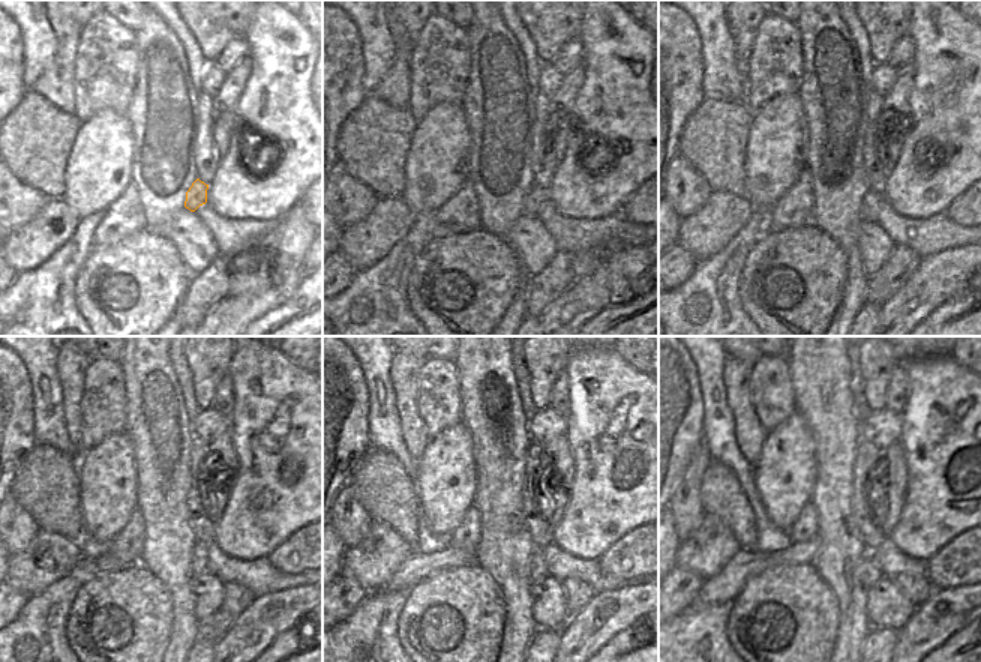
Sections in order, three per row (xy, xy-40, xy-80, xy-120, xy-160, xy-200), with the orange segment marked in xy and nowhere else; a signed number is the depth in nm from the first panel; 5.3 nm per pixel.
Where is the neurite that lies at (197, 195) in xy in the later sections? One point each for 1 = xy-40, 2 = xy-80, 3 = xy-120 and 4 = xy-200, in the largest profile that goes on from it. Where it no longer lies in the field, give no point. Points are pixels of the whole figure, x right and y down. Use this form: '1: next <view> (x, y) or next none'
1: next xy-40 (536, 197)
2: next xy-80 (872, 200)
3: next xy-120 (200, 550)
4: next xy-200 (869, 572)

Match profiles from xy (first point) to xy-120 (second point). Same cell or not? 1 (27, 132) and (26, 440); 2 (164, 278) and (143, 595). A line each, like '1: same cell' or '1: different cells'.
1: different cells
2: same cell

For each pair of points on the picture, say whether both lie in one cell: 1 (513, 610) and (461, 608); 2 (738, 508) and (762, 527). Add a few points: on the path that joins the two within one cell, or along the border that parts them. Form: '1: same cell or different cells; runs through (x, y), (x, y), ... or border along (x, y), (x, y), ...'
1: different cells; border along (491, 577), (503, 598), (501, 644)
2: different cells; border along (743, 490), (755, 517), (756, 550)

